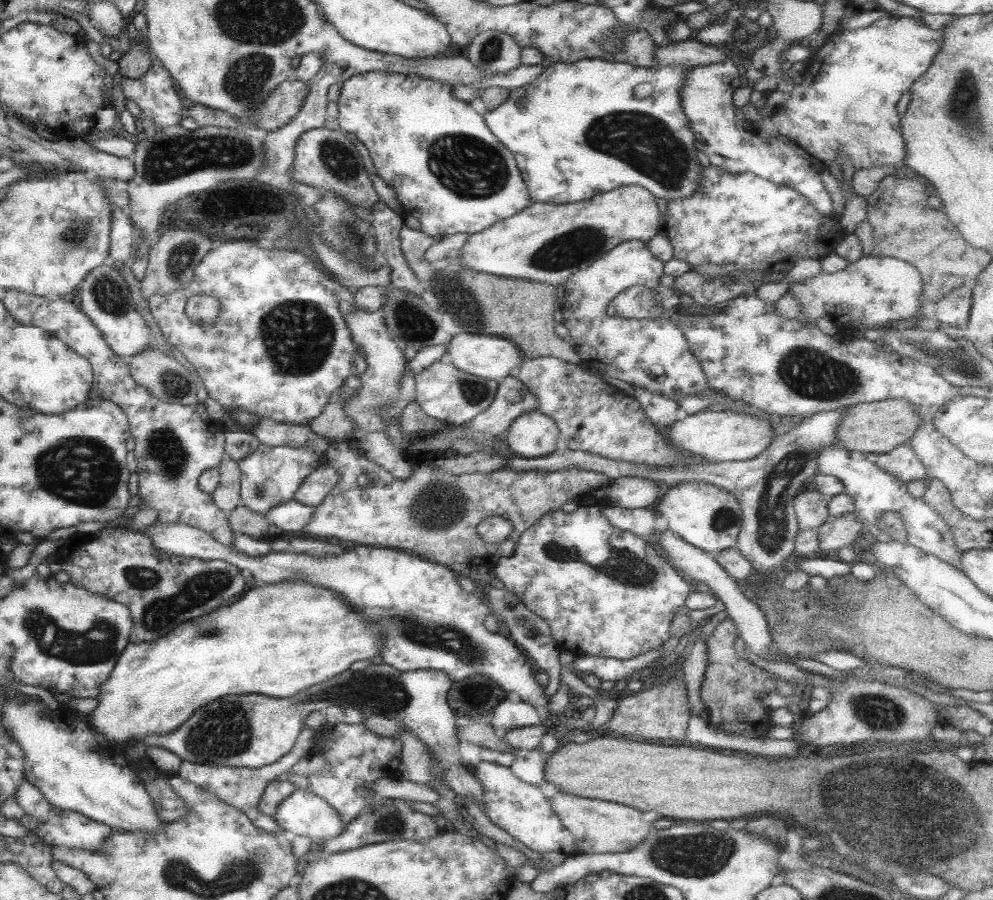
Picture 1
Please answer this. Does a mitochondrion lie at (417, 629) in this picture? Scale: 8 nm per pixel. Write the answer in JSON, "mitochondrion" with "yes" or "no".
{"mitochondrion":"yes"}

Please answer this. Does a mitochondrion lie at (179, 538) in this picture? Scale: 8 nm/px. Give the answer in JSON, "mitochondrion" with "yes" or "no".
{"mitochondrion":"no"}

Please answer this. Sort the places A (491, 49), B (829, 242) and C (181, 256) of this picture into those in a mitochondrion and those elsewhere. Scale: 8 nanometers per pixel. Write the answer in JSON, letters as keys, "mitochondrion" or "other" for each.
{"A":"mitochondrion","B":"other","C":"mitochondrion"}

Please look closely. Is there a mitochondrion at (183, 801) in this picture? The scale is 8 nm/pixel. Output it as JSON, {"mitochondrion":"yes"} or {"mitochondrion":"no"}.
{"mitochondrion":"no"}

